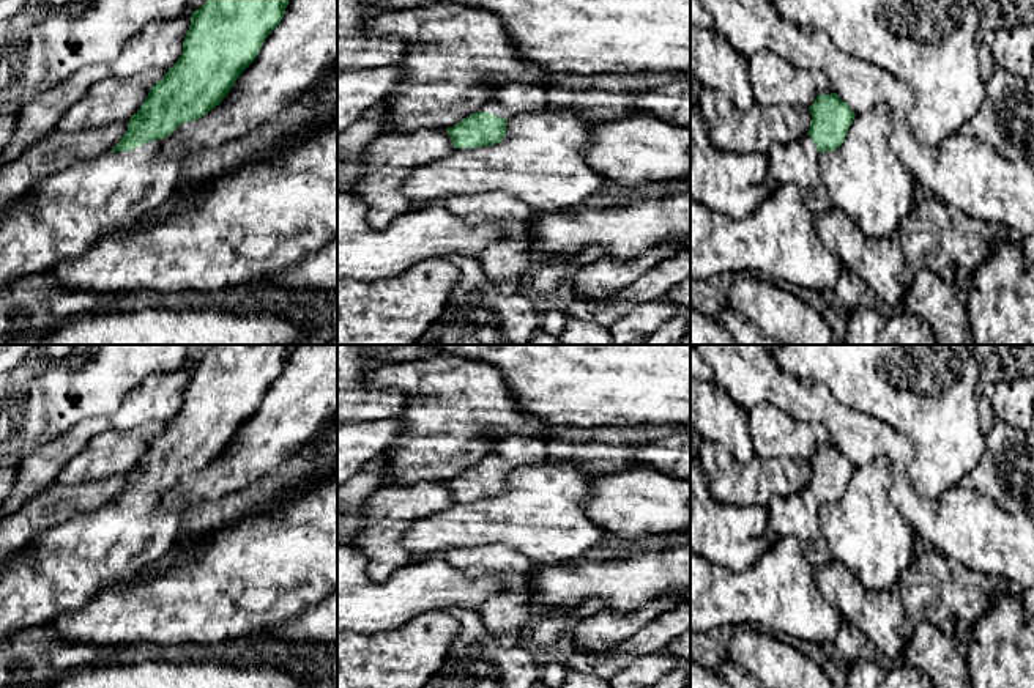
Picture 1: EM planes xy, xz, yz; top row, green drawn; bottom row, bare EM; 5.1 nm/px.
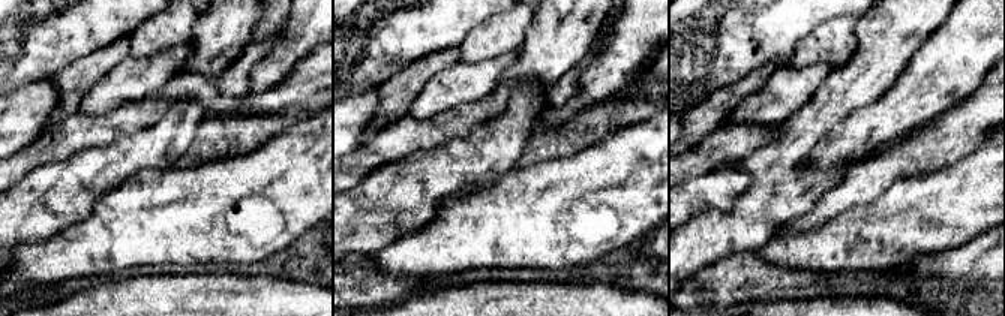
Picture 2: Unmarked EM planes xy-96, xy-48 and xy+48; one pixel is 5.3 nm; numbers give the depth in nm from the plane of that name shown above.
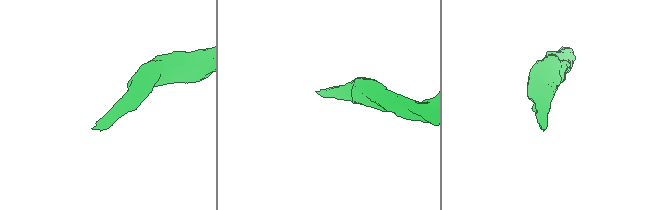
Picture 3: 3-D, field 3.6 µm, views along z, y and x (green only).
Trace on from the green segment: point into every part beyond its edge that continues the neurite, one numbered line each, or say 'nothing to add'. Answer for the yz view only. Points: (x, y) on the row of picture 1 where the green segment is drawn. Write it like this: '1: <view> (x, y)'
1: yz (796, 161)

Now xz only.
1: xz (506, 98)

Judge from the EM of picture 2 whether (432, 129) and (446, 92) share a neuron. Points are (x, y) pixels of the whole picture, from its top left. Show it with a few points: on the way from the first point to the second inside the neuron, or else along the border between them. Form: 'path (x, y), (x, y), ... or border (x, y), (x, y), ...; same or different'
border (471, 101), (428, 119), (414, 119), (408, 114); different

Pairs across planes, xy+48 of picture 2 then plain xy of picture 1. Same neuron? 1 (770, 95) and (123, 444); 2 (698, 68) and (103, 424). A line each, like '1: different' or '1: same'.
1: same
2: different

